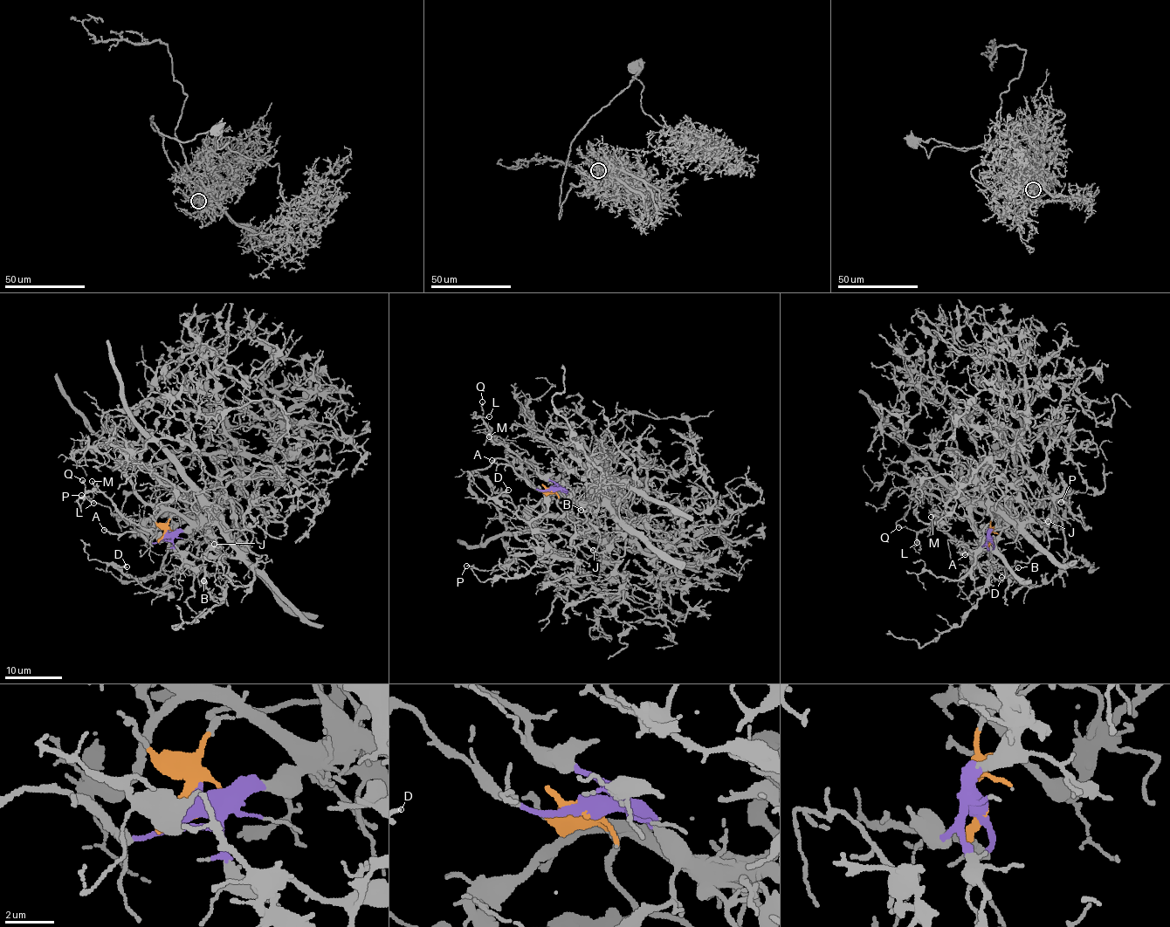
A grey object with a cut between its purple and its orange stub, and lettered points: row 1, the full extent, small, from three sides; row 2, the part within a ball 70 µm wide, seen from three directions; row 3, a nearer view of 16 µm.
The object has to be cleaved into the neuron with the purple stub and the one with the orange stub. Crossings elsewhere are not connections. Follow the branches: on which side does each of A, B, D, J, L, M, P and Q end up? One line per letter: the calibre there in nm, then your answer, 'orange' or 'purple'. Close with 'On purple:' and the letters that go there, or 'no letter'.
A: 130 nm thick; purple
B: 130 nm thick; purple
D: 200 nm thick; orange
J: 120 nm thick; orange
L: 110 nm thick; purple
M: 110 nm thick; purple
P: 120 nm thick; orange
Q: 130 nm thick; purple
On purple: A, B, L, M, Q

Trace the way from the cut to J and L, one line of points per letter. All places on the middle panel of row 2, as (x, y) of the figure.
J: (552, 489), (558, 496), (557, 504), (564, 513), (581, 518), (588, 525), (587, 545), (594, 550)
L: (552, 489), (557, 486), (552, 481), (491, 438), (486, 422), (482, 417), (489, 416)

